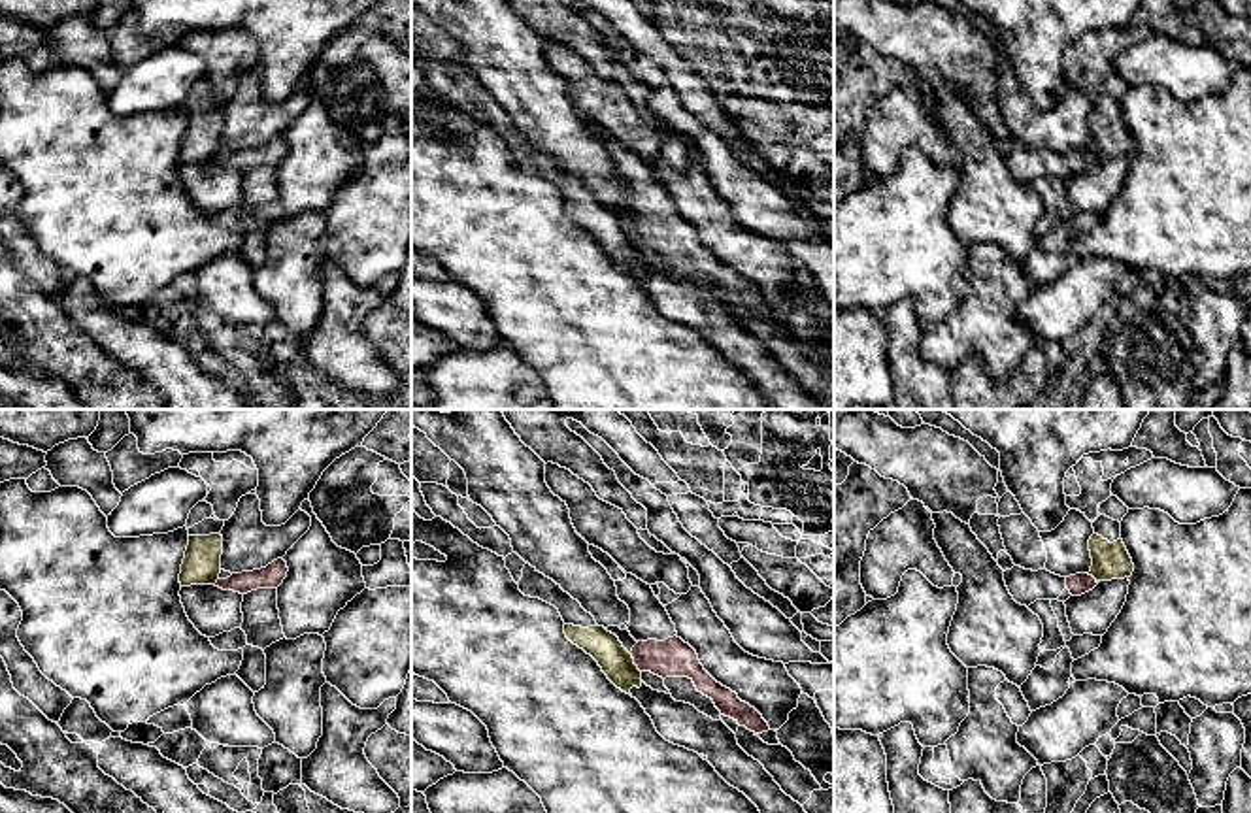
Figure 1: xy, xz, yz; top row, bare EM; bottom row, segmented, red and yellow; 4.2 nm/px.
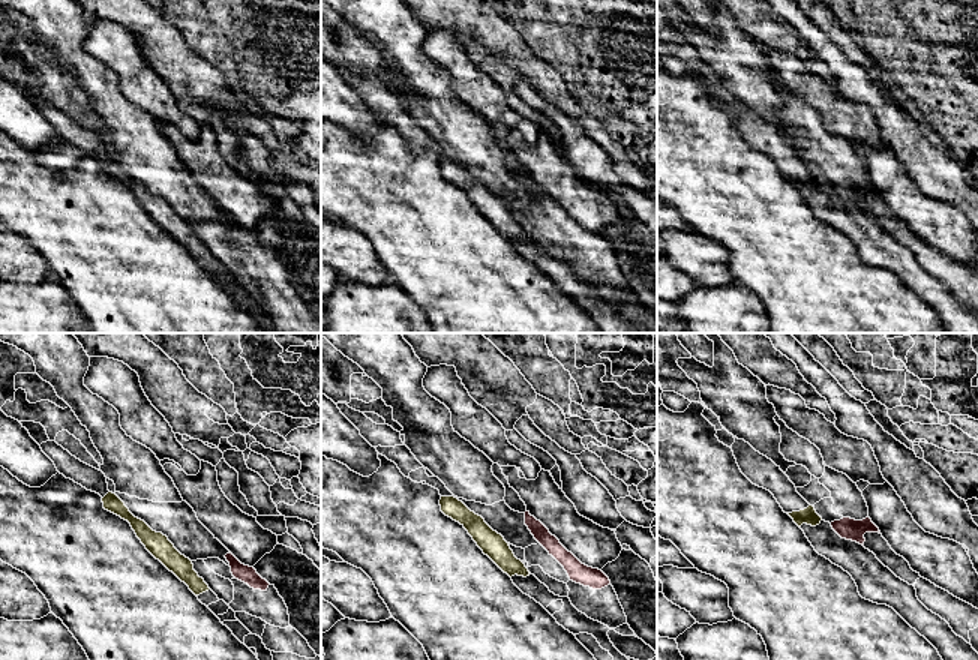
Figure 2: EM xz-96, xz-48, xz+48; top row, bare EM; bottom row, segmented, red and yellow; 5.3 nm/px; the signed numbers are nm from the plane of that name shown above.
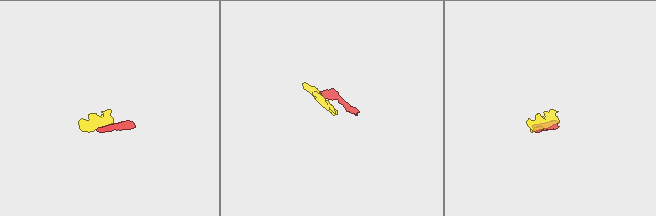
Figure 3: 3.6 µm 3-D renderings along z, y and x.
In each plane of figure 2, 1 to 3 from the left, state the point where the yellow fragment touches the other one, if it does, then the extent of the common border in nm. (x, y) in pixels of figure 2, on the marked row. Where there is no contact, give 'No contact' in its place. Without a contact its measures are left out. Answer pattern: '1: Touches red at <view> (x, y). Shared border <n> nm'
1: No contact
2: No contact
3: No contact

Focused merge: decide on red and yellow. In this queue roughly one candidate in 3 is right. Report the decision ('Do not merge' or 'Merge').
Do not merge

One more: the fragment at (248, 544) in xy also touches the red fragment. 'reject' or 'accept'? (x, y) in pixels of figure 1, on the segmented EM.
reject

